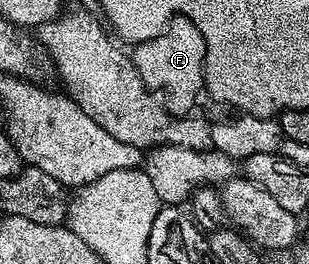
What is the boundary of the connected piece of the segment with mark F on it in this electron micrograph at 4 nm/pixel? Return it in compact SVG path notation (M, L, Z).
M175 16L160 35L139 42L131 57L146 87L156 93L166 93L164 104L171 116L187 116L195 108L196 95L203 92L205 84L206 40L190 19Z

